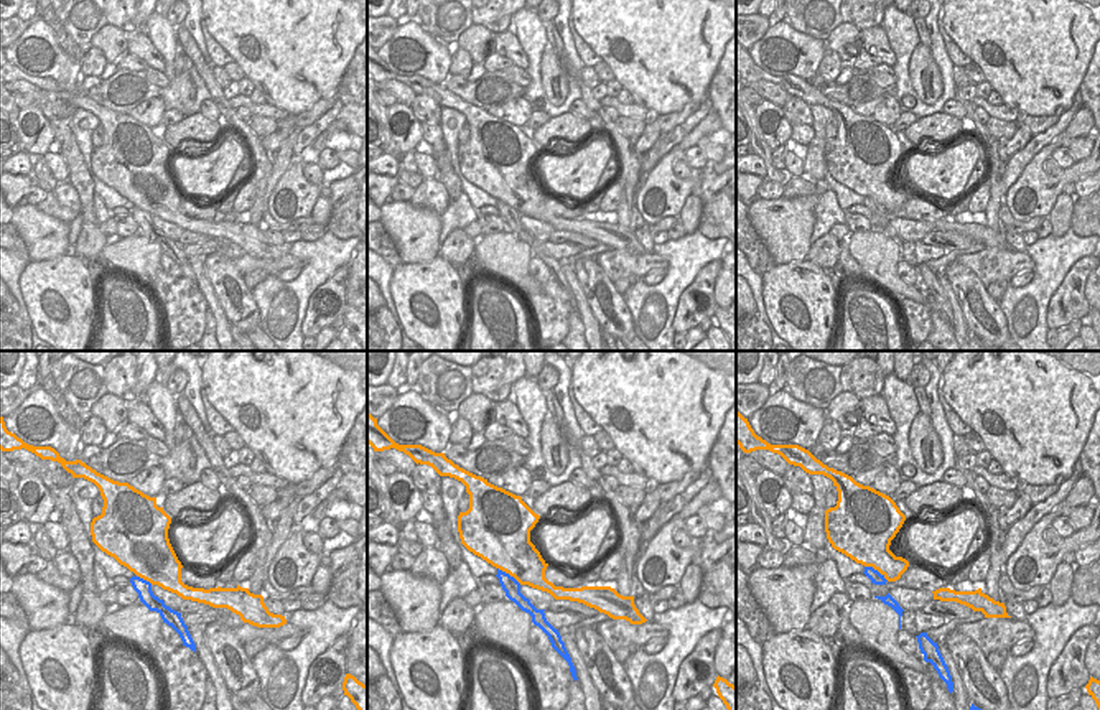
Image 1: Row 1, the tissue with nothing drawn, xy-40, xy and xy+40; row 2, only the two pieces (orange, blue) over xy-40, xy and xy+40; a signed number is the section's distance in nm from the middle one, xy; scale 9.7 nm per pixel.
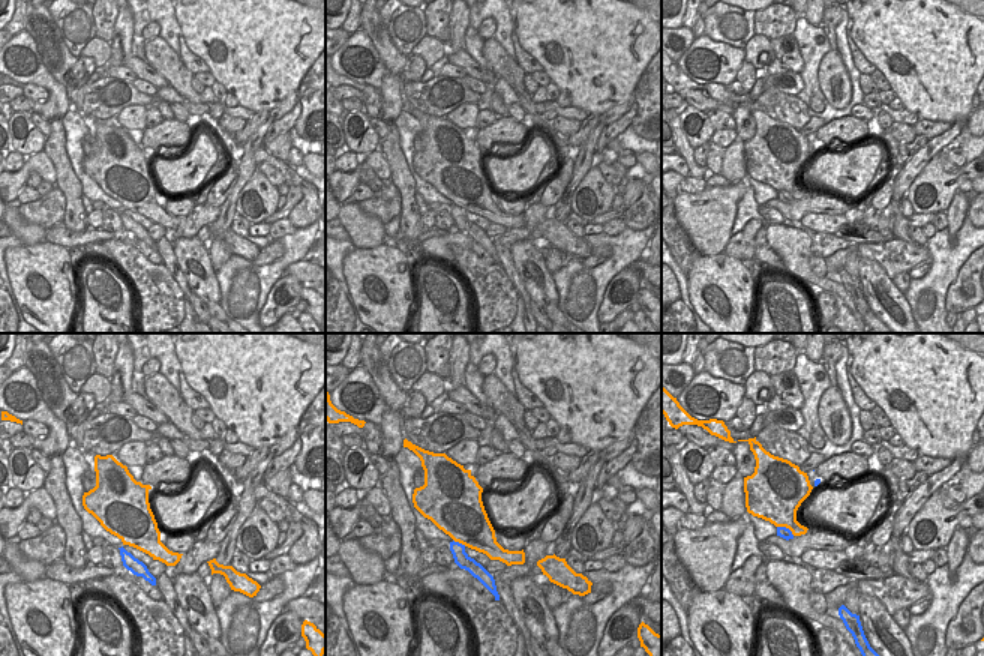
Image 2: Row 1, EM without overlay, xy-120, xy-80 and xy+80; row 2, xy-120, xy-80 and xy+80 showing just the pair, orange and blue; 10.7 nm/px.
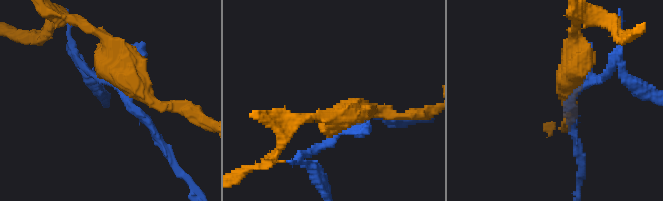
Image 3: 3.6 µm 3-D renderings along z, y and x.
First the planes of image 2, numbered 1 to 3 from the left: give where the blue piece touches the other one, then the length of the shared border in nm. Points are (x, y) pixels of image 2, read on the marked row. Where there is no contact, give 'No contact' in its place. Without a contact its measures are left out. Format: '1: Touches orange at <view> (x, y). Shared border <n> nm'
1: No contact
2: Touches orange at xy-80 (459, 542). Shared border 160 nm
3: Touches orange at xy+80 (786, 527). Shared border 220 nm.

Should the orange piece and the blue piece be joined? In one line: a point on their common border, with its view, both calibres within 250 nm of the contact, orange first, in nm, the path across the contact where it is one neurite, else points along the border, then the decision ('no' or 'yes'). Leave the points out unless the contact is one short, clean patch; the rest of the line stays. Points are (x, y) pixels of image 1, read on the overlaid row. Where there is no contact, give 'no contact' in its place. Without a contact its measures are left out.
contact xy+40 (876, 569); calibres 380 and 120 nm; no

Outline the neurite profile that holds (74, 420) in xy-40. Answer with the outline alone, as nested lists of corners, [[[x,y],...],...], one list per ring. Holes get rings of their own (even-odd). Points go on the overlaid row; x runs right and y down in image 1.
[[[51,374],[46,379],[38,379],[38,385],[43,387],[54,400],[56,410],[61,418],[69,425],[71,430],[82,430],[86,417],[81,417],[72,410],[72,407],[64,400],[61,390],[58,389]]]

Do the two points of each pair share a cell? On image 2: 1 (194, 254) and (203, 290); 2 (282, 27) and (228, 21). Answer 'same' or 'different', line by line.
1: same
2: same

